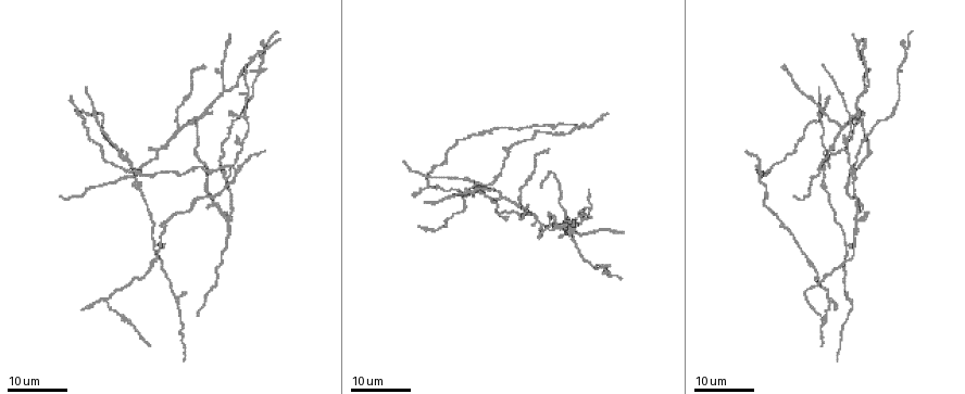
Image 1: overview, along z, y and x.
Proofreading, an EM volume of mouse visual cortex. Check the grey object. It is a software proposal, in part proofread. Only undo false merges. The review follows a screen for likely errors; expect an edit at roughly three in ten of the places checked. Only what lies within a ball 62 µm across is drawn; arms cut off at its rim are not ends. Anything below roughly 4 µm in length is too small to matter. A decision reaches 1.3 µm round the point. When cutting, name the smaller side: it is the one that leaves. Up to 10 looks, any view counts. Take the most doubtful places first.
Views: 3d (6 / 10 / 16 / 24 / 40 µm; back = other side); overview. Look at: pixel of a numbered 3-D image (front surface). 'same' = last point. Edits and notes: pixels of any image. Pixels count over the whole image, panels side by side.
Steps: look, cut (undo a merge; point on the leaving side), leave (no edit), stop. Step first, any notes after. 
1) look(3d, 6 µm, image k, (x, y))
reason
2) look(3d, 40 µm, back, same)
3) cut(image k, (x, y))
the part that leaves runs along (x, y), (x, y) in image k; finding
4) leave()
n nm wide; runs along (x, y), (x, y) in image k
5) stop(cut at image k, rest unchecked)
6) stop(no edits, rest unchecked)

look(3d, 24 µm, image 1, (226, 220))

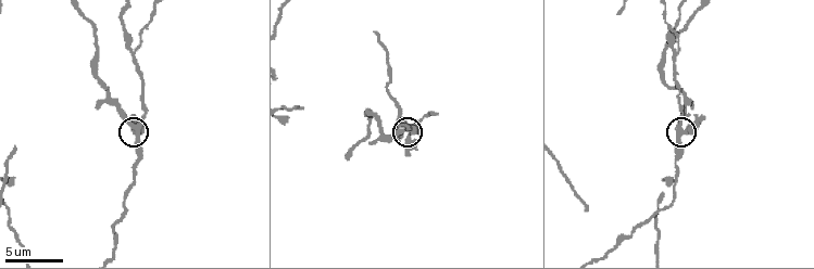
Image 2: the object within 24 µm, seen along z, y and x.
look(3d, 6 µm, image 2, (678, 128))
closer look

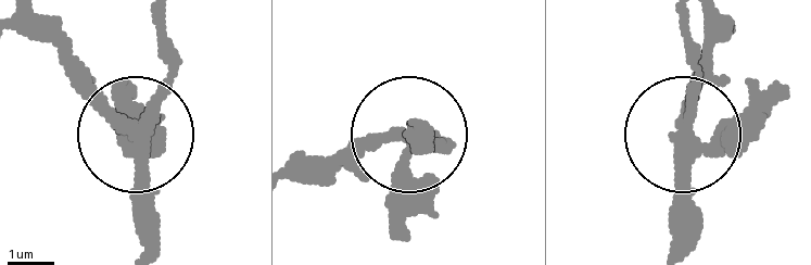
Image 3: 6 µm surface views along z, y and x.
cut(image 3, (147, 202))
290 nm wide; the part that leaves runs along (144, 126), (167, 60), (160, 24) in image 3; a second neuron is stuck on

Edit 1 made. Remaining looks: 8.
look(overview)

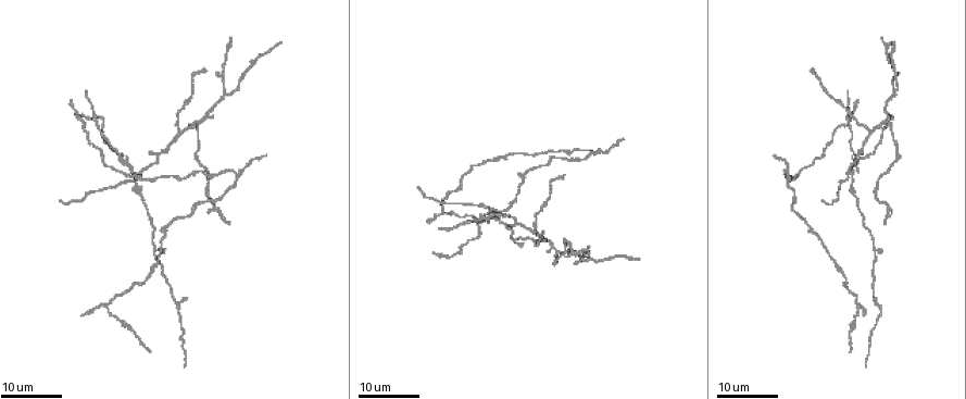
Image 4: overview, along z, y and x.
look(3d, 24 µm, image 4, (852, 173))
a fork

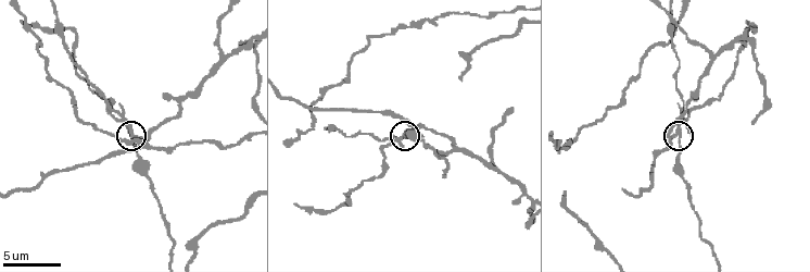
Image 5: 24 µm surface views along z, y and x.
look(3d, 6 µm, image 5, (675, 137))

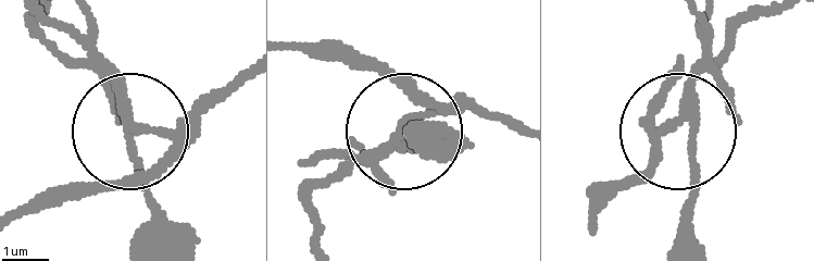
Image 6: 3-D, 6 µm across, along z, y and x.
cut(image 6, (130, 112))
3 arms; two neurons meet here

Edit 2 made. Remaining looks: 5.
look(3d, 10 µm, image 5, (225, 56))
thin arm on a thick one

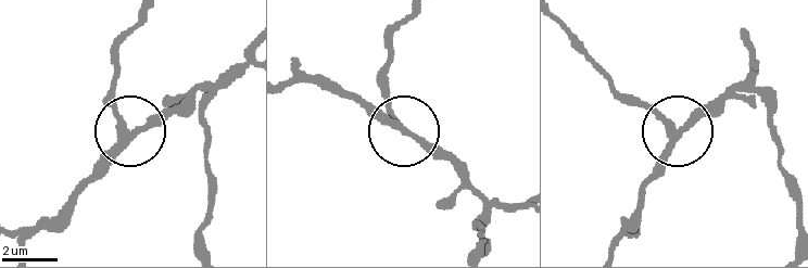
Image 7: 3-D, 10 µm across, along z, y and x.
look(3d, 10 µm, back, image 7, (678, 132))

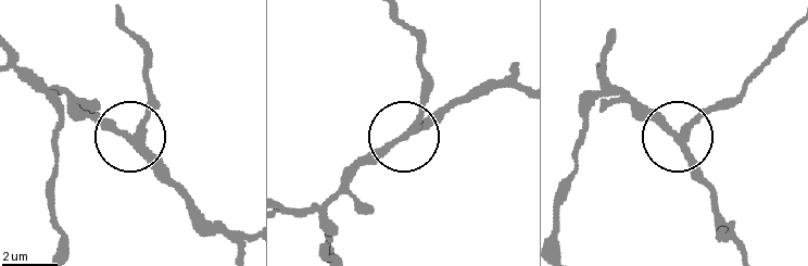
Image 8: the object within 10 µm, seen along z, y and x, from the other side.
leave()
side arm 17 µm; continuous, no second neuron

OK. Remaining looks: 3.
look(3d, 24 µm, image 4, (586, 260))
branch point

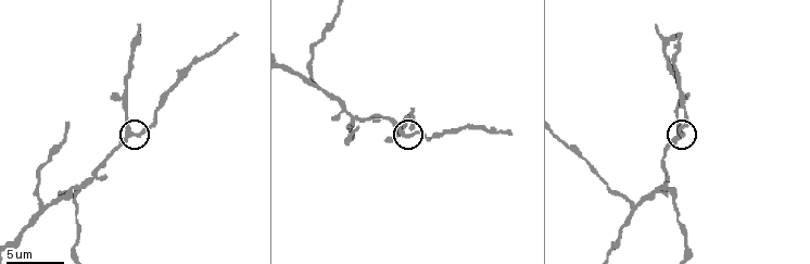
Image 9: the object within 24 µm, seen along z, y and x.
look(3d, 10 µm, image 9, (404, 136))

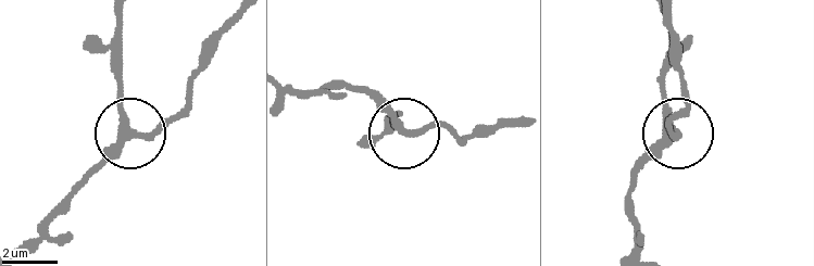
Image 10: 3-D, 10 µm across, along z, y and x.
leave()
3 arms; runs along (14, 251), (122, 138), (120, 56) in image 10; continuous, no second neuron

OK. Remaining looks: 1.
stop(cut at image 3, cut at image 6, rest unchecked)

